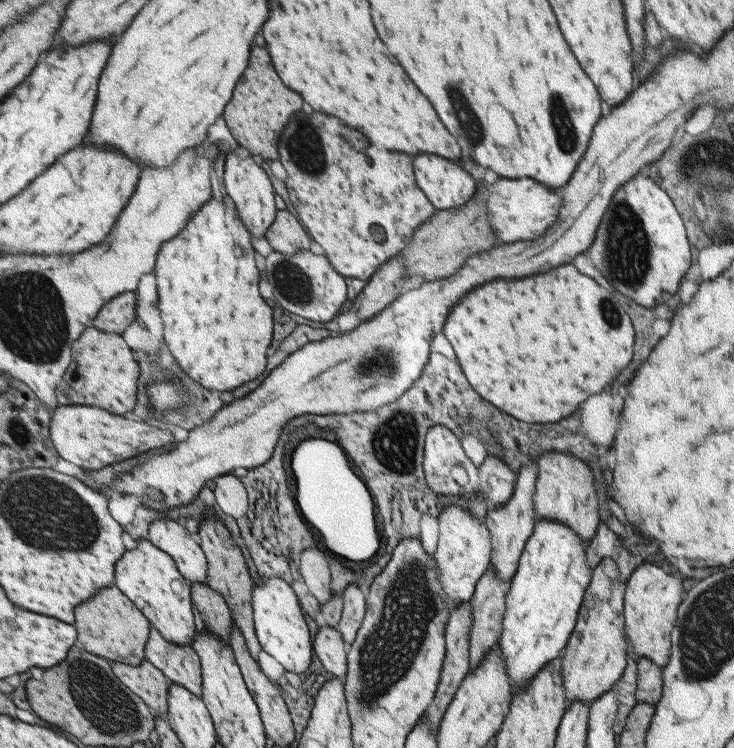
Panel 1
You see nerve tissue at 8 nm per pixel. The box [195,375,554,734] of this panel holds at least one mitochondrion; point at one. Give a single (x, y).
(411, 605)

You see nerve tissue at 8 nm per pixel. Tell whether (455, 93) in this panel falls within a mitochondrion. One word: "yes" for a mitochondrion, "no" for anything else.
yes

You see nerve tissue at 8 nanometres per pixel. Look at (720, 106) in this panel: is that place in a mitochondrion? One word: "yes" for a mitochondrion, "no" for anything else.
no

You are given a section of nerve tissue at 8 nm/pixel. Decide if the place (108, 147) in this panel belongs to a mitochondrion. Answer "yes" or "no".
no

